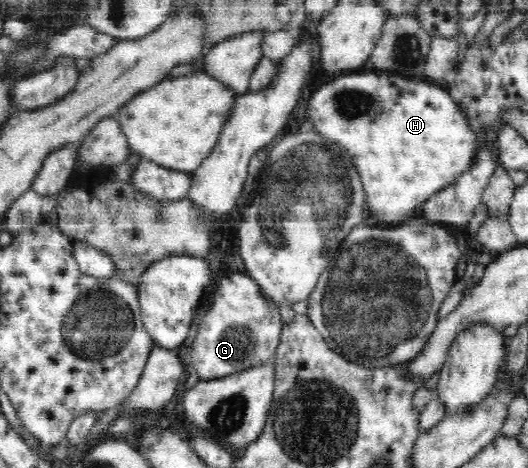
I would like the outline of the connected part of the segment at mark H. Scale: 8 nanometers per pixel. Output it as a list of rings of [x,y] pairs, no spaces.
[[[368,68],[323,82],[310,95],[305,116],[313,122],[317,134],[343,146],[352,155],[374,216],[365,224],[373,226],[399,222],[399,216],[423,205],[429,197],[456,182],[461,174],[469,172],[479,156],[479,138],[469,127],[468,116],[441,83],[413,81]]]

